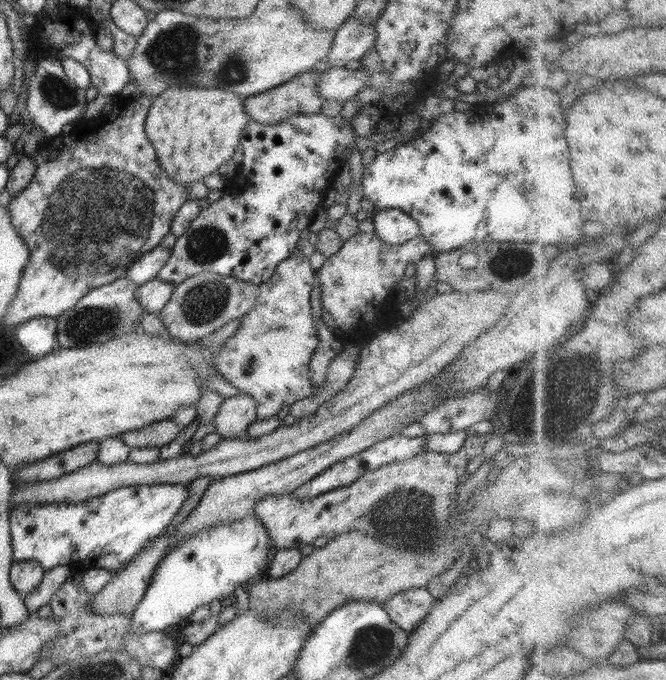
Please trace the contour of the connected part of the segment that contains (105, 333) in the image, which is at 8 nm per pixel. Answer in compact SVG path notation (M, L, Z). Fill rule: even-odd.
M123 277L88 292L78 301L76 307L56 318L58 347L78 348L92 344L104 344L110 338L134 332L141 326L140 317L146 313L146 310L140 306L140 302L136 300L138 287L132 280Z

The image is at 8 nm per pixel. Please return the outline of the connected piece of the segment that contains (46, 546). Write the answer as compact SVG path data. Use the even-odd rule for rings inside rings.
M136 484L117 488L81 503L20 505L9 512L11 545L14 561L36 561L44 570L55 566L77 564L78 572L103 568L118 573L148 541L159 534L178 516L190 494L187 484Z

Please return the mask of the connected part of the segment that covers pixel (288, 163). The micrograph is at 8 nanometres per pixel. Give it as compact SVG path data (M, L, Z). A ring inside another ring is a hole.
M324 113L293 114L280 124L260 124L250 120L243 132L240 146L244 159L238 164L238 174L244 178L254 192L240 194L242 202L228 202L228 194L223 194L216 202L202 209L192 221L189 230L178 237L170 250L170 259L158 273L158 280L174 286L201 273L212 272L220 276L234 277L238 281L260 285L268 281L275 269L292 255L300 237L312 224L312 219L321 208L325 194L334 187L333 182L347 165L352 152L352 140L356 139L352 121L342 121L342 115L328 117Z

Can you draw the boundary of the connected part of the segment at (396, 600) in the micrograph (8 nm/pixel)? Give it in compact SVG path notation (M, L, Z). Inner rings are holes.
M416 588L391 596L381 607L389 614L392 622L410 634L426 618L434 603L435 599L428 589Z

